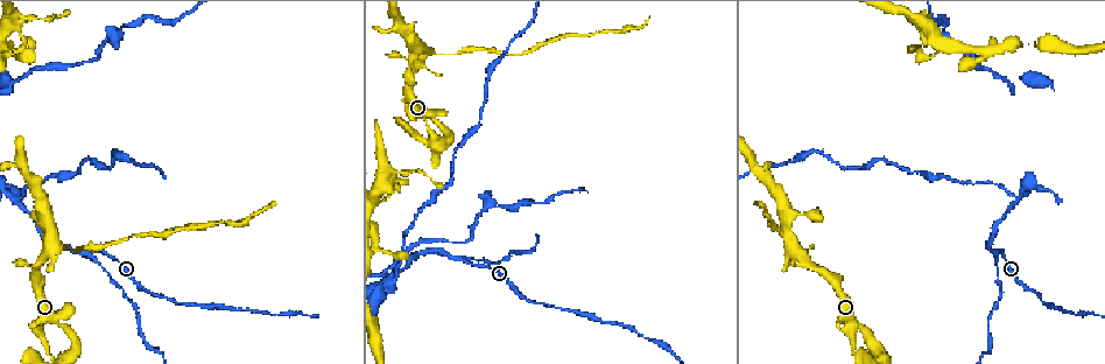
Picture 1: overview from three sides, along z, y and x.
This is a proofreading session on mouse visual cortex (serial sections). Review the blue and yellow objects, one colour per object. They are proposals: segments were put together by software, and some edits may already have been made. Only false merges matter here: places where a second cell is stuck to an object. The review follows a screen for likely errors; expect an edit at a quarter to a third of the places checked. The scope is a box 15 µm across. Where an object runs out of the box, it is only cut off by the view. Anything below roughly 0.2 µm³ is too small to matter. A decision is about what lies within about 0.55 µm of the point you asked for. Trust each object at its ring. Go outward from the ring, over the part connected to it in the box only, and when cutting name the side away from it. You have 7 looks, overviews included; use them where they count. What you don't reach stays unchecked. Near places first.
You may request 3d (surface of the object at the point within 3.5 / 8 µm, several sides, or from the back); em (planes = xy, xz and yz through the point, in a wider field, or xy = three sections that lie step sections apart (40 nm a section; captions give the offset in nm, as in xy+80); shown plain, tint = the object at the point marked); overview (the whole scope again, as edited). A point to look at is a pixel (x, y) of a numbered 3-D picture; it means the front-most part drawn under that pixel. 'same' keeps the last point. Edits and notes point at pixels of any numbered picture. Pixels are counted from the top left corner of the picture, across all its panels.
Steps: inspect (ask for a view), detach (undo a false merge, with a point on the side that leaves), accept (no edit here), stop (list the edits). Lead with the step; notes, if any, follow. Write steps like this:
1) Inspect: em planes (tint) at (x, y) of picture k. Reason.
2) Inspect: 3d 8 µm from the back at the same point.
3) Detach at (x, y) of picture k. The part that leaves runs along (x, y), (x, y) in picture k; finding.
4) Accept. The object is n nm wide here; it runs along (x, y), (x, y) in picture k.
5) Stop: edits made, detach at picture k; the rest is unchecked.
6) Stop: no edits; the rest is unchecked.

Inspect: 3d 3.5 µm at (89, 252) of picture 1. Thin neck.

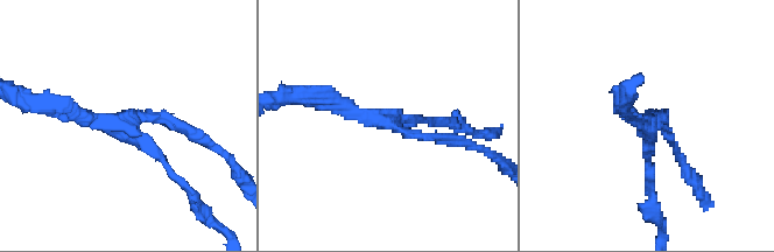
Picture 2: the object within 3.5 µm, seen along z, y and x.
Inspect: em planes (tint) at (131, 127) of picture 2. 3 arms meet here; the arms are 150, 150, 200 nm wide; now the EM.

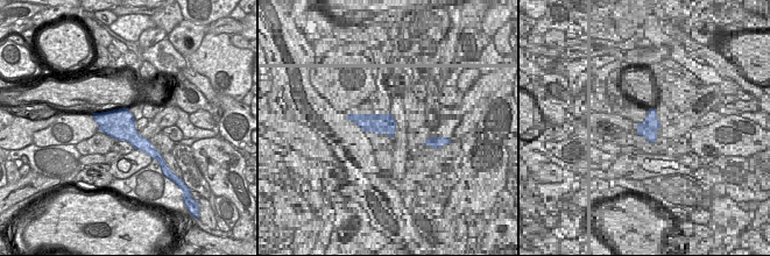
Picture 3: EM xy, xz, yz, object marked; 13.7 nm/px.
Inspect: em xy step 2 (tint) at the same point. Another direction.

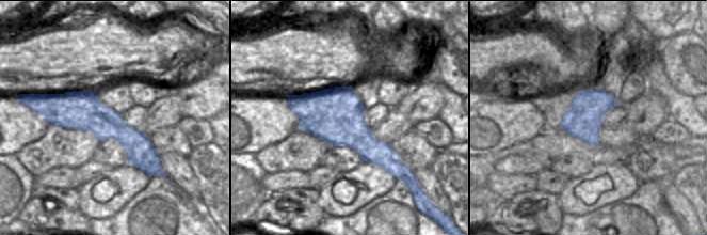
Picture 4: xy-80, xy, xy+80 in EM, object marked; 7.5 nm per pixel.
Accept. It runs along (459, 142), (409, 134), (323, 95) in picture 2; all the same cell.

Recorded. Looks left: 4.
Inspect: 3d 3.5 µm at (393, 275) of picture 1. Four or more arms meet.

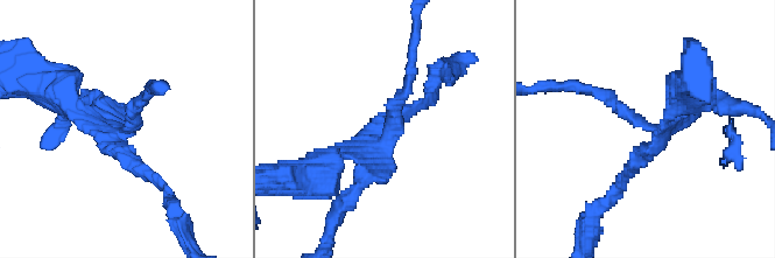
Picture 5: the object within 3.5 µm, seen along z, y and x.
Inspect: em xy step 1 (tint) at (122, 148) of picture 5.

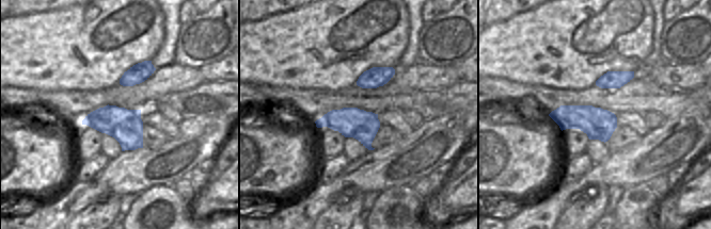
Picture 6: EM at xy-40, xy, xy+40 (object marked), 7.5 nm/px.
Detach at (747, 110) of picture 5. 4 arms meet here; the arms are 150, 150, 150, 200 nm wide; the part that leaves runs along (653, 127), (590, 88), (569, 84) in picture 5; a second cell is stuck on.

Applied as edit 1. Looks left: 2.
Inspect: 3d 3.5 µm from the back at (76, 250) of picture 1. A narrow waist.

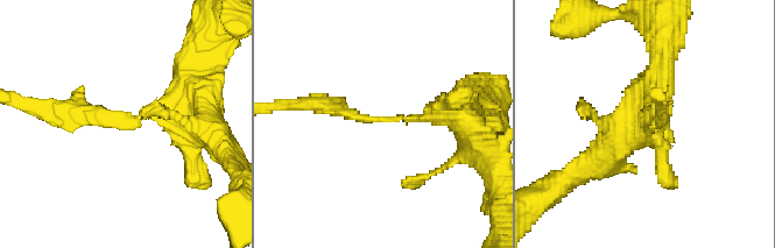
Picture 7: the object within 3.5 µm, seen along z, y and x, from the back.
Inspect: em xy step 5 (tint) at (382, 118) of picture 7.

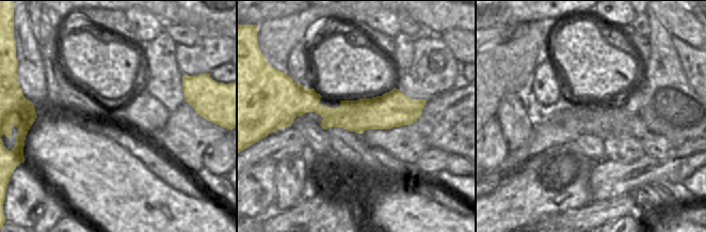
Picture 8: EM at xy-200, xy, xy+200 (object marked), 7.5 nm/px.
Detach at (104, 113) of picture 7. The part that leaves runs along (138, 118), (26, 106) in picture 7; two cells meet here.

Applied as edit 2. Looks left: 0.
Stop: edits made, detach at picture 5, detach at picture 7; the rest is unchecked.

